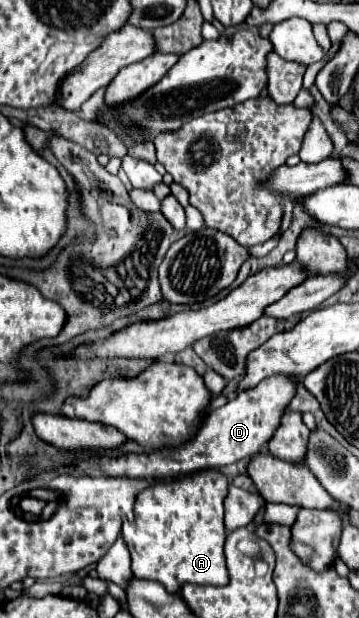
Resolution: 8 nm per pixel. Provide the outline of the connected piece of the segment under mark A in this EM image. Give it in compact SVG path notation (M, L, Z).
M217 470L187 474L139 492L133 510L135 518L133 522L123 522L121 530L129 546L133 576L159 582L169 594L179 594L183 584L225 586L229 582L223 554L227 538L223 526L225 496L227 478Z

